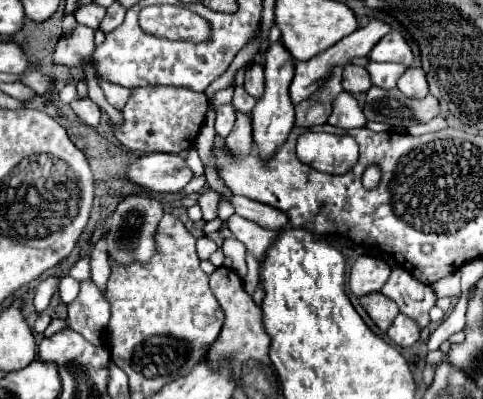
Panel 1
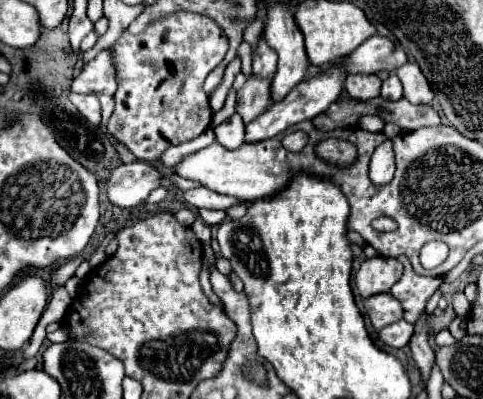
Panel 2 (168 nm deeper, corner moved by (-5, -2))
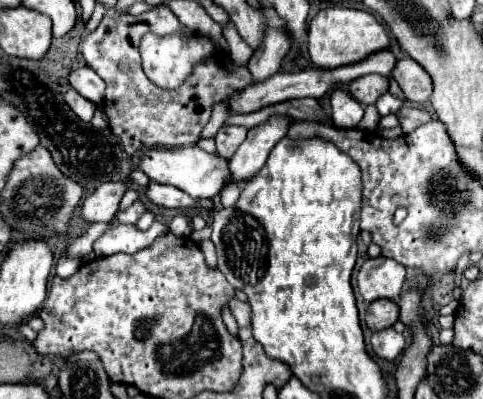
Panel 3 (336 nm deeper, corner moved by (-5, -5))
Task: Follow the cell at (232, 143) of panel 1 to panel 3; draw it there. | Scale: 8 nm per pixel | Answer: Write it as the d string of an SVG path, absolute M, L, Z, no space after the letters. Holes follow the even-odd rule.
M264 10L264 12L266 12L266 18L270 20L270 28L266 30L262 48L258 48L248 62L252 82L262 82L274 76L276 72L280 72L282 58L290 50L290 38L284 30L282 20L276 16L274 10Z

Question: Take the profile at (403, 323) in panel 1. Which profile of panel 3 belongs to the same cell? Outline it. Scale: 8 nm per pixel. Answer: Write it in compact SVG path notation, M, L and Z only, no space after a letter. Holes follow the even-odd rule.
M394 328L374 332L374 336L372 336L372 348L374 348L374 352L380 358L386 358L386 360L396 360L402 354L404 346L406 346L404 334L396 332Z

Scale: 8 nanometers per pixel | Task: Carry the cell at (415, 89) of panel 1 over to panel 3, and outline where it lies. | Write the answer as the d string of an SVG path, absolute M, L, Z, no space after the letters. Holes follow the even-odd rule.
M412 58L398 60L392 76L400 84L400 88L404 92L404 98L408 102L422 104L422 102L430 100L432 80L430 80L428 72L416 60L412 60Z

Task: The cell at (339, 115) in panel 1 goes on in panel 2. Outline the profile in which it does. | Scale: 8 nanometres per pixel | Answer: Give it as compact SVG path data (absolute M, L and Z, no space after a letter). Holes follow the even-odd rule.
M364 115L364 117L360 117L360 127L366 129L366 131L382 131L384 129L384 121L380 117Z

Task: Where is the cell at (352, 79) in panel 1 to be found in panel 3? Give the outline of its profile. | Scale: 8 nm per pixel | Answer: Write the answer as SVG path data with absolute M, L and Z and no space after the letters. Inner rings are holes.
M360 76L358 80L352 80L348 84L348 92L360 102L360 104L374 104L382 92L388 90L388 78L386 76ZM360 98L376 98L376 100L360 100Z

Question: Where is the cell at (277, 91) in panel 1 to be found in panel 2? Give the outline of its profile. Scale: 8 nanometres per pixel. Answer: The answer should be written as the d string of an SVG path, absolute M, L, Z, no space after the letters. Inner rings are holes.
M266 1L264 35L266 35L266 41L270 43L270 47L278 53L278 69L272 79L272 101L278 101L278 99L286 97L286 93L290 93L290 89L294 85L300 83L300 79L306 75L308 65L310 65L306 47L304 47L304 35L298 29L296 19L294 19L294 9L282 1Z

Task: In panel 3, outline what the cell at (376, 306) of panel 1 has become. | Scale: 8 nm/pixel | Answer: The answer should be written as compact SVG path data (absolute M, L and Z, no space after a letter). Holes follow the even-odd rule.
M374 300L366 312L366 326L372 332L386 330L398 322L400 306L394 300Z

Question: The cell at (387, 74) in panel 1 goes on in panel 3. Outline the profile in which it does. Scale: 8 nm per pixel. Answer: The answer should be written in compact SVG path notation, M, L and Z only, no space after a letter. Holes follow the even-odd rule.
M384 92L384 94L378 98L378 102L376 102L376 108L378 108L380 116L394 114L394 112L398 112L398 108L402 108L402 106L404 106L404 100L400 100L398 96L394 96L394 94L390 94L390 92Z

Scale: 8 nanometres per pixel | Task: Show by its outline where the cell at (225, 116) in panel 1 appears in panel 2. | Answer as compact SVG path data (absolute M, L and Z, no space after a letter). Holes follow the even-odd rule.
M236 113L228 121L224 121L222 125L214 127L214 133L216 133L216 141L220 145L224 145L226 149L236 149L244 143L244 121Z

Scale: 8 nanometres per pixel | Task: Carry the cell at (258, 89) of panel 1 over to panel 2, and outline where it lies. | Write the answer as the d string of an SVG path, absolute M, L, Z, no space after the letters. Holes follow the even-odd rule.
M260 35L258 47L252 51L252 71L256 77L264 77L264 79L274 77L276 73L276 53L274 49L270 49L264 35Z

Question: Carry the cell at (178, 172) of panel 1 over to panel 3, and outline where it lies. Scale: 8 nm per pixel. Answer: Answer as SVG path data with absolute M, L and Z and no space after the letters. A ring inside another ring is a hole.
M106 182L82 204L82 216L86 222L110 222L120 206L124 192L130 188L128 182Z

